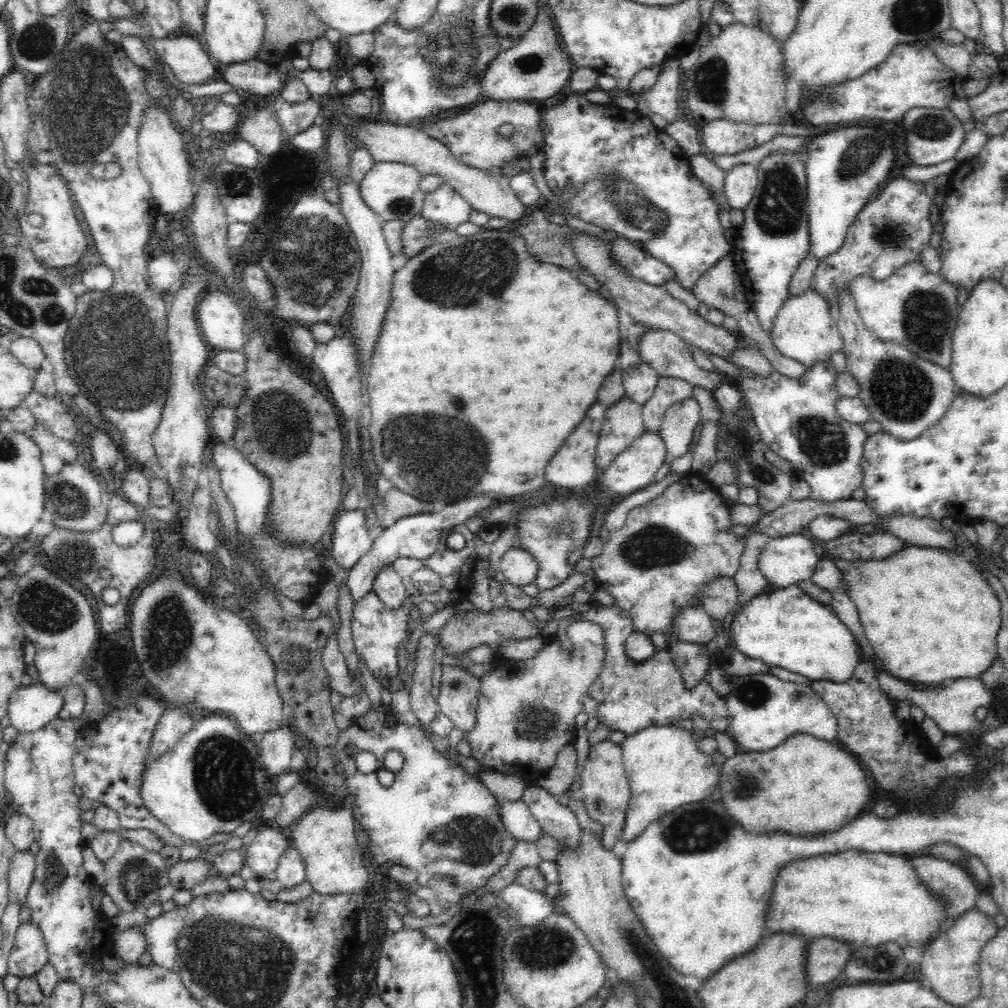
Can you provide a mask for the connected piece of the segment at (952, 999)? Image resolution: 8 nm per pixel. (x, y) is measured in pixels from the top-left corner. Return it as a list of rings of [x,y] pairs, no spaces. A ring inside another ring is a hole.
[[[977,907],[971,908],[958,916],[946,932],[936,937],[928,948],[924,948],[923,959],[918,968],[923,980],[938,997],[954,1006],[963,1007],[980,996],[979,960],[983,946],[996,936],[998,930],[995,920],[982,913]]]

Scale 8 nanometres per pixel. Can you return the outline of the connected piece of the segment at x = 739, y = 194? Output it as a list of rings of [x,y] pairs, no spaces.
[[[738,164],[726,172],[723,192],[732,209],[744,211],[758,186],[757,169],[750,164]]]

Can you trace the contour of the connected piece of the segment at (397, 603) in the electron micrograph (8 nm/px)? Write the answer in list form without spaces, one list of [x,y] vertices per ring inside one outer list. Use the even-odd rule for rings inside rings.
[[[392,565],[384,568],[374,582],[374,592],[386,608],[404,607],[411,601],[410,595],[405,590],[402,578],[394,571]]]

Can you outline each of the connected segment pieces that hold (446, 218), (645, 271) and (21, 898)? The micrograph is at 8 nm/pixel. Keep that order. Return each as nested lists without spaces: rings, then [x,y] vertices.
[[[441,180],[434,192],[425,193],[420,216],[428,222],[436,222],[442,232],[454,231],[456,227],[467,222],[474,211],[452,186]]]
[[[619,234],[607,241],[612,247],[612,259],[620,261],[620,265],[628,269],[634,278],[643,280],[654,286],[664,286],[668,280],[675,280],[674,269],[666,263],[654,258],[641,249],[640,245]]]
[[[17,850],[8,867],[8,900],[14,903],[25,903],[35,873],[36,854],[31,851]]]

